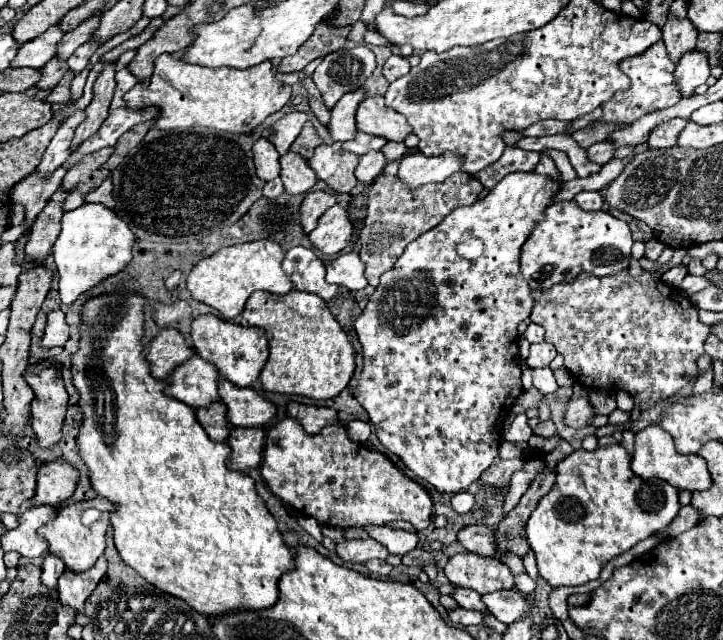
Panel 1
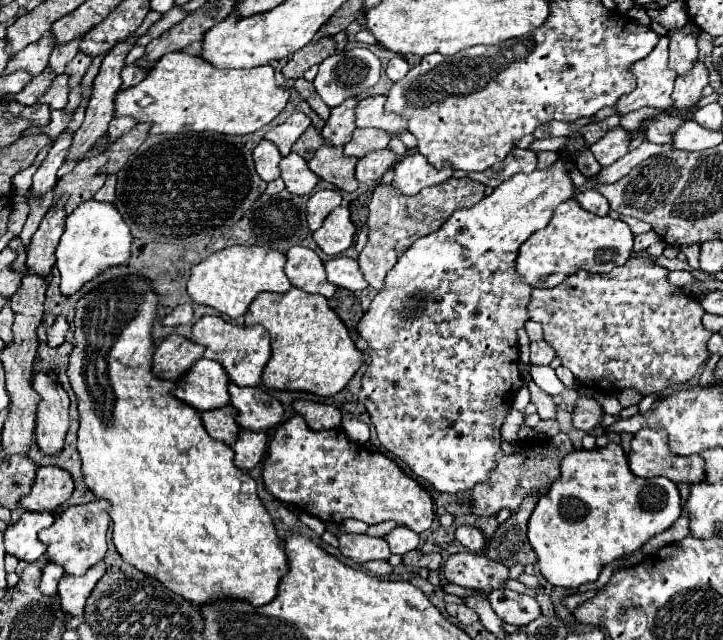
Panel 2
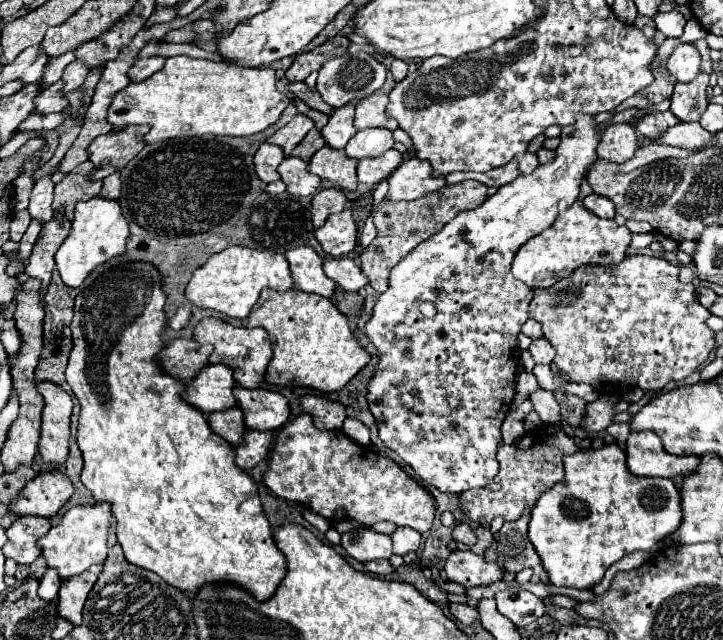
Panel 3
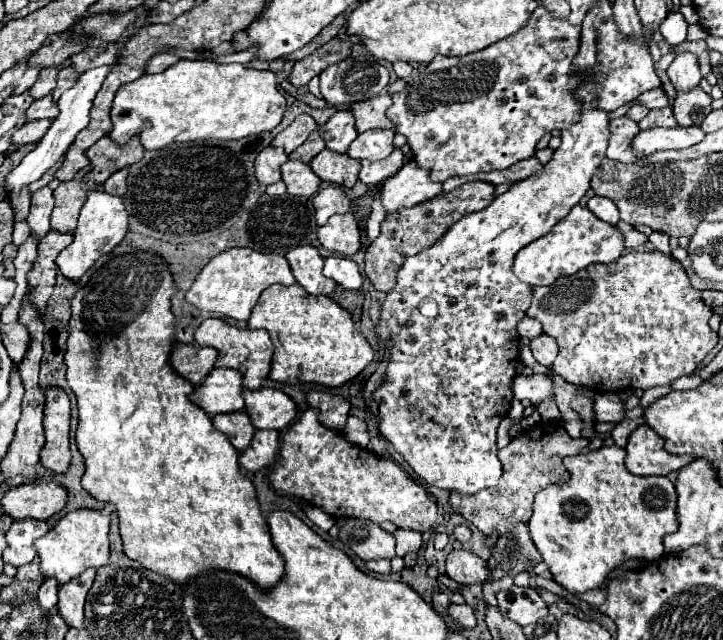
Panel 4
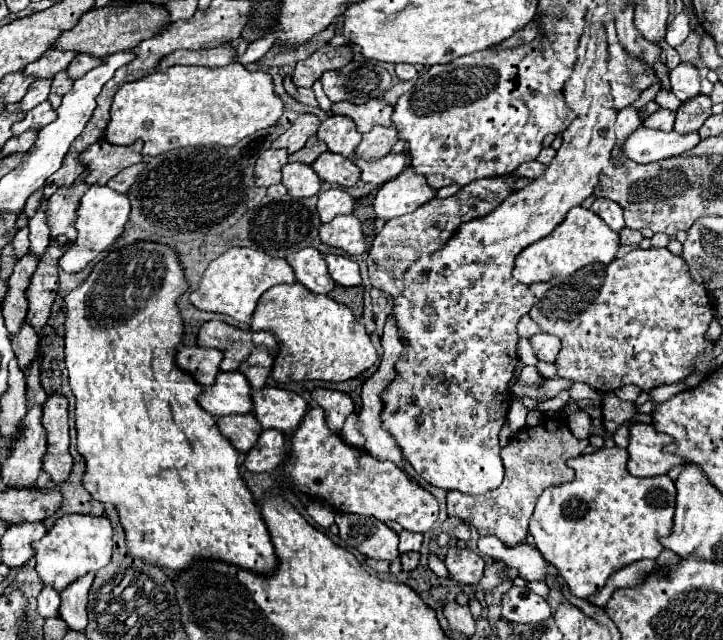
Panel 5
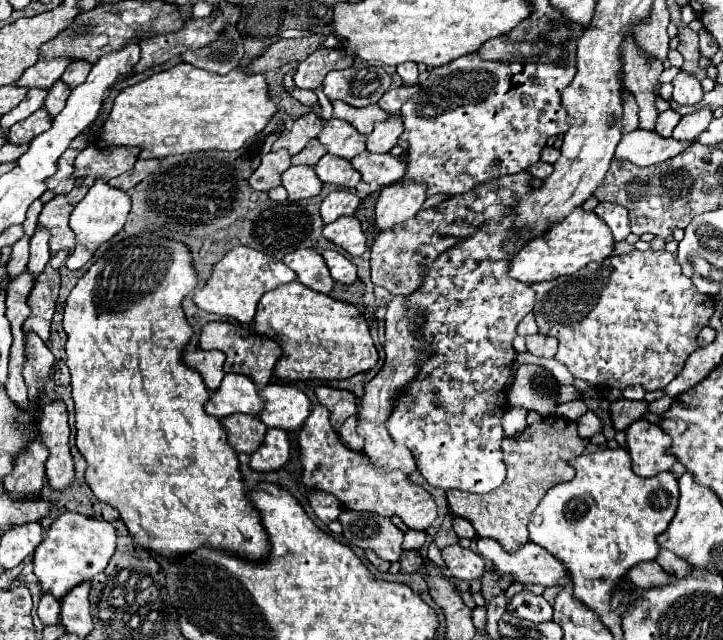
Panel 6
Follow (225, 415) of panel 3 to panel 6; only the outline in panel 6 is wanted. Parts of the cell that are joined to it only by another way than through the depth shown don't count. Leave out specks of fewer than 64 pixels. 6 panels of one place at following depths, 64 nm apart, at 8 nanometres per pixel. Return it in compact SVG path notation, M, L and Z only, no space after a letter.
M230 414L230 416L222 418L220 422L228 434L230 446L238 454L252 454L264 440L266 426L256 416Z

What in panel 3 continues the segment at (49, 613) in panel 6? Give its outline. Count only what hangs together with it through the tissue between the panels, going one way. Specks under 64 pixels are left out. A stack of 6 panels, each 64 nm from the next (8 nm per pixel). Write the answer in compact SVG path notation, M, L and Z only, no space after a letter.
M46 568L42 580L40 580L40 588L38 588L38 596L46 602L54 600L58 596L58 588L60 588L60 576L54 568Z

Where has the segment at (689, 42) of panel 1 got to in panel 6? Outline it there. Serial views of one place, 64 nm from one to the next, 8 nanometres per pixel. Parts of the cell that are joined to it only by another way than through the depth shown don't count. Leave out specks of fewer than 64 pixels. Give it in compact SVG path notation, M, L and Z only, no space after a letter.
M680 70L680 72L676 74L676 78L672 80L672 86L674 86L672 98L674 98L676 102L680 102L680 104L692 104L692 106L694 106L694 104L698 104L698 102L702 100L702 96L704 96L700 82L698 82L692 74L688 74L688 72L684 72L684 70Z

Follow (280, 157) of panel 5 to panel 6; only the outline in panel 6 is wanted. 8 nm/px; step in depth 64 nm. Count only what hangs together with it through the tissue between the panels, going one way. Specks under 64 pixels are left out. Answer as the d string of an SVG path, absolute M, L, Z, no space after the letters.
M284 150L278 152L268 152L266 156L262 156L260 166L254 170L254 174L250 176L250 184L254 190L272 190L276 186L280 186L280 178L282 172L290 166L290 154Z

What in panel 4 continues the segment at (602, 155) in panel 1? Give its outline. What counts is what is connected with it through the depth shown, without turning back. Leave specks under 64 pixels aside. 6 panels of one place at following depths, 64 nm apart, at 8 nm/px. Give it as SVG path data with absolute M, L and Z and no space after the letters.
M626 116L616 118L610 122L610 142L608 142L608 150L606 156L618 162L636 162L636 156L632 152L632 140L636 136L636 132L640 132L638 124Z

